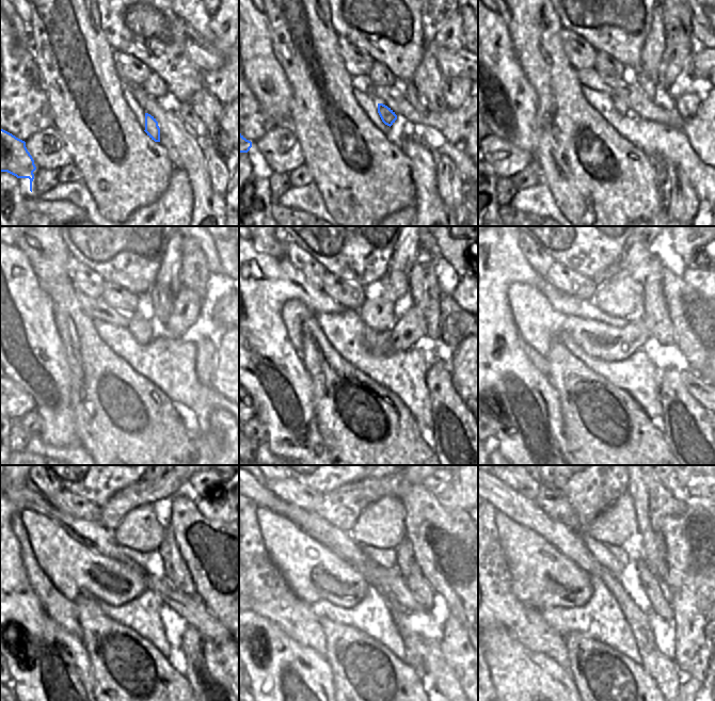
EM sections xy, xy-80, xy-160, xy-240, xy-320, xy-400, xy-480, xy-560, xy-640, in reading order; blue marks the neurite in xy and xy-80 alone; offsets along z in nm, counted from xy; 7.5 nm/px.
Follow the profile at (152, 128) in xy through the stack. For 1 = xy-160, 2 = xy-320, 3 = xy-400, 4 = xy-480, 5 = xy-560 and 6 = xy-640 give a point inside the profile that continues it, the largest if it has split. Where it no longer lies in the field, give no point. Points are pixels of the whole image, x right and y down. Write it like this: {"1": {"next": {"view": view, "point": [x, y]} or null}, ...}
{"1": {"next": {"view": "xy-160", "point": [620, 106]}}, "2": {"next": {"view": "xy-320", "point": [379, 314]}}, "3": {"next": {"view": "xy-400", "point": [618, 297]}}, "4": {"next": {"view": "xy-480", "point": [140, 529]}}, "5": {"next": {"view": "xy-560", "point": [381, 525]}}, "6": {"next": {"view": "xy-640", "point": [617, 523]}}}

